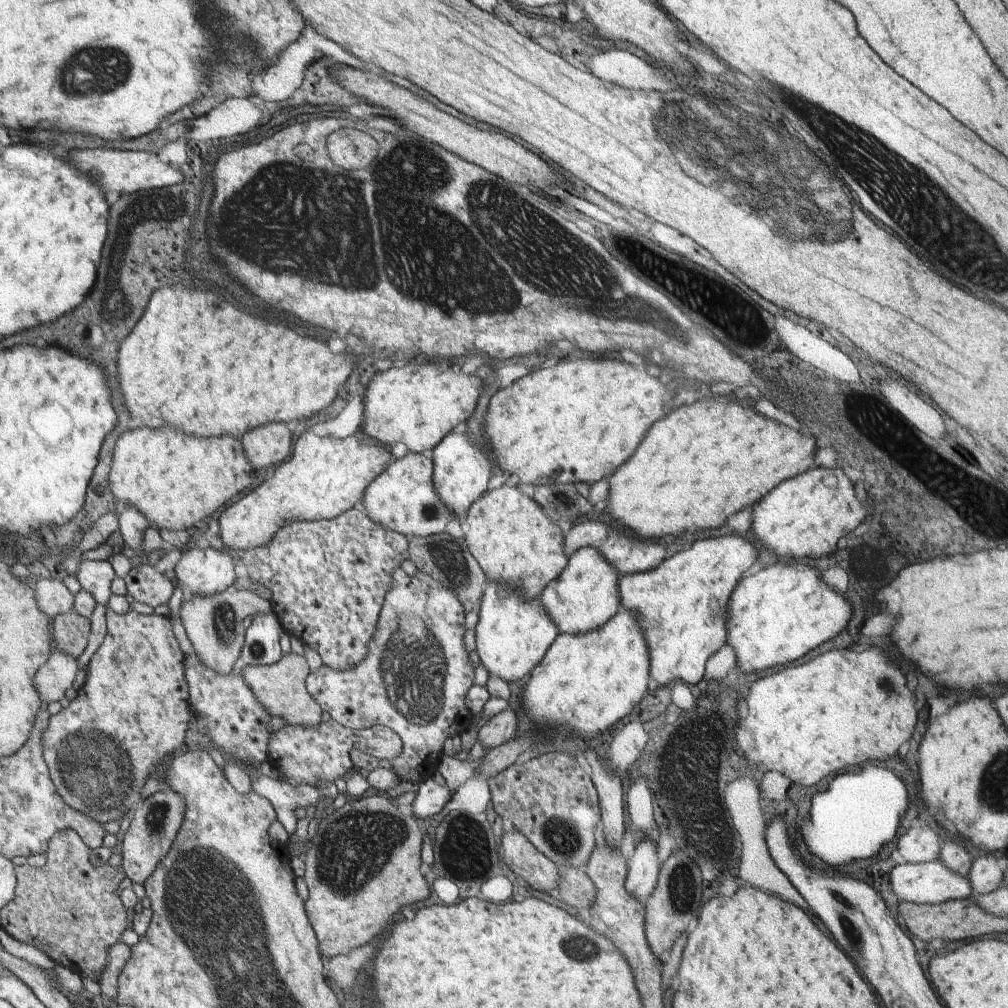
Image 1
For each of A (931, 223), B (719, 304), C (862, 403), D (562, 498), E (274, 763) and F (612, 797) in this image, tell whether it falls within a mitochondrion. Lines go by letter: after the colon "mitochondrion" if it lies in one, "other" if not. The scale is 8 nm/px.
A: mitochondrion
B: mitochondrion
C: other
D: other
E: other
F: other

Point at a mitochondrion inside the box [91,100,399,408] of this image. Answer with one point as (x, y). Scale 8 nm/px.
(251, 272)

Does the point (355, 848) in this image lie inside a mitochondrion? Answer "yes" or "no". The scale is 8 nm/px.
yes

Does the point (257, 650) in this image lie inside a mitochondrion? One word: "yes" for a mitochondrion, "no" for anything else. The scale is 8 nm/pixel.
yes

